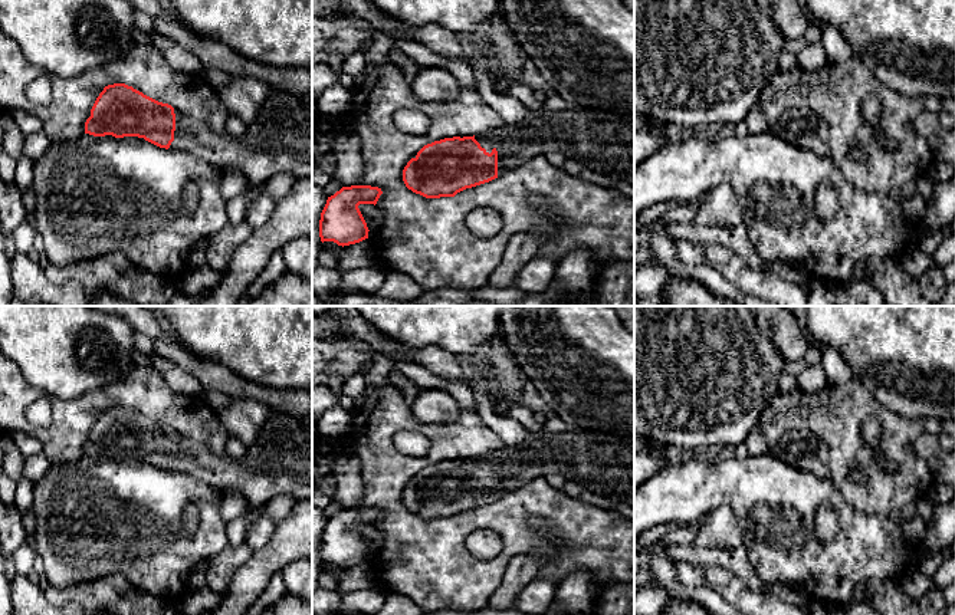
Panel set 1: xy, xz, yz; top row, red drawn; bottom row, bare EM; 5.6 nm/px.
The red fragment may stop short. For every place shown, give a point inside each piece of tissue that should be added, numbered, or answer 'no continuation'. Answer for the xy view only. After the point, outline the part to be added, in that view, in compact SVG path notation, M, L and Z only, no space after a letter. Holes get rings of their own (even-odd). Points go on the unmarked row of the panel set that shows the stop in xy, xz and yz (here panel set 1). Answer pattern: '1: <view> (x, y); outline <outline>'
1: xy (279, 461); outline M270 410L256 441L242 458L214 453L175 430L174 435L173 473L191 476L221 491L239 491L257 507L279 494L291 494L296 500L312 497L312 412Z

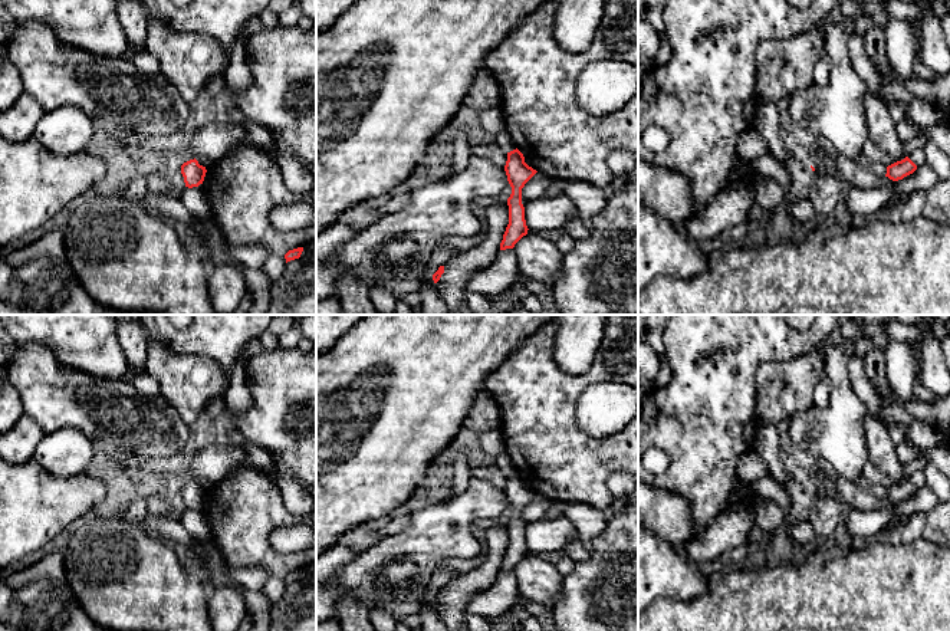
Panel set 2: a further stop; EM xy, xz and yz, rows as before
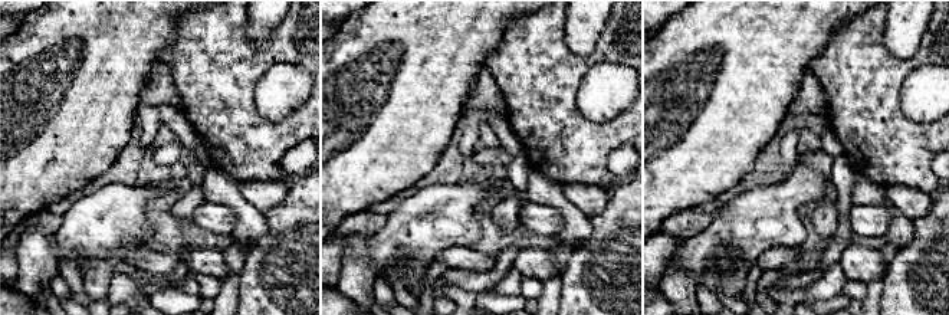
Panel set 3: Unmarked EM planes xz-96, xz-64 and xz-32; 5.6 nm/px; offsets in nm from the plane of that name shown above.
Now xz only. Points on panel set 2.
no continuation

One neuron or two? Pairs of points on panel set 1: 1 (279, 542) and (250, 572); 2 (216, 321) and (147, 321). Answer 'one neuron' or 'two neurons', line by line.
1: one neuron
2: two neurons

